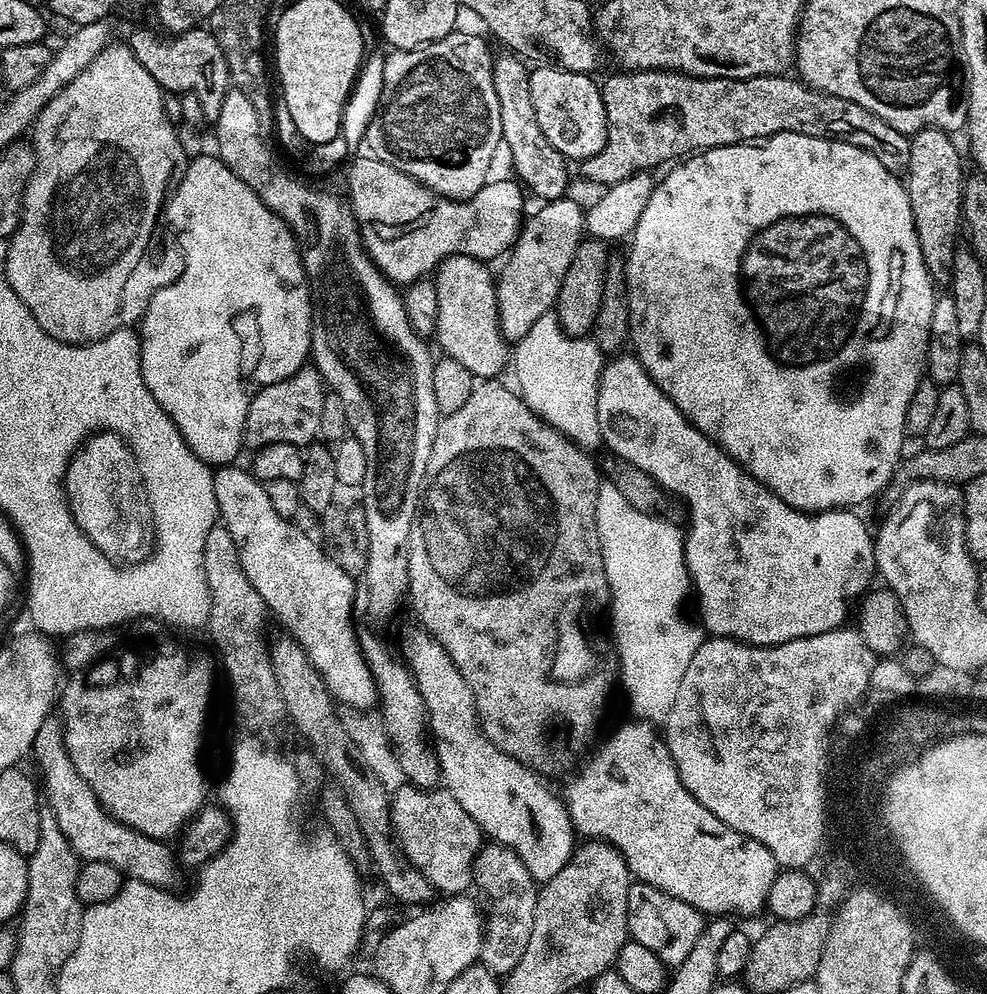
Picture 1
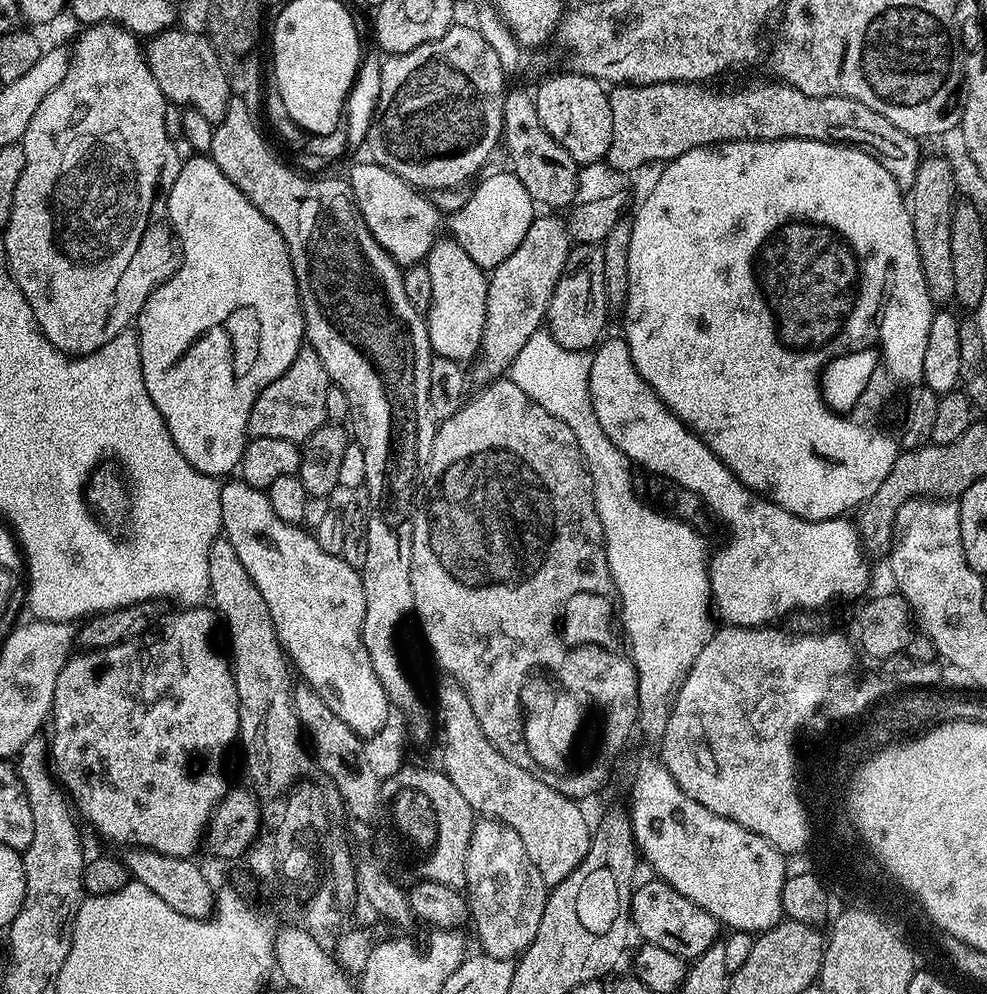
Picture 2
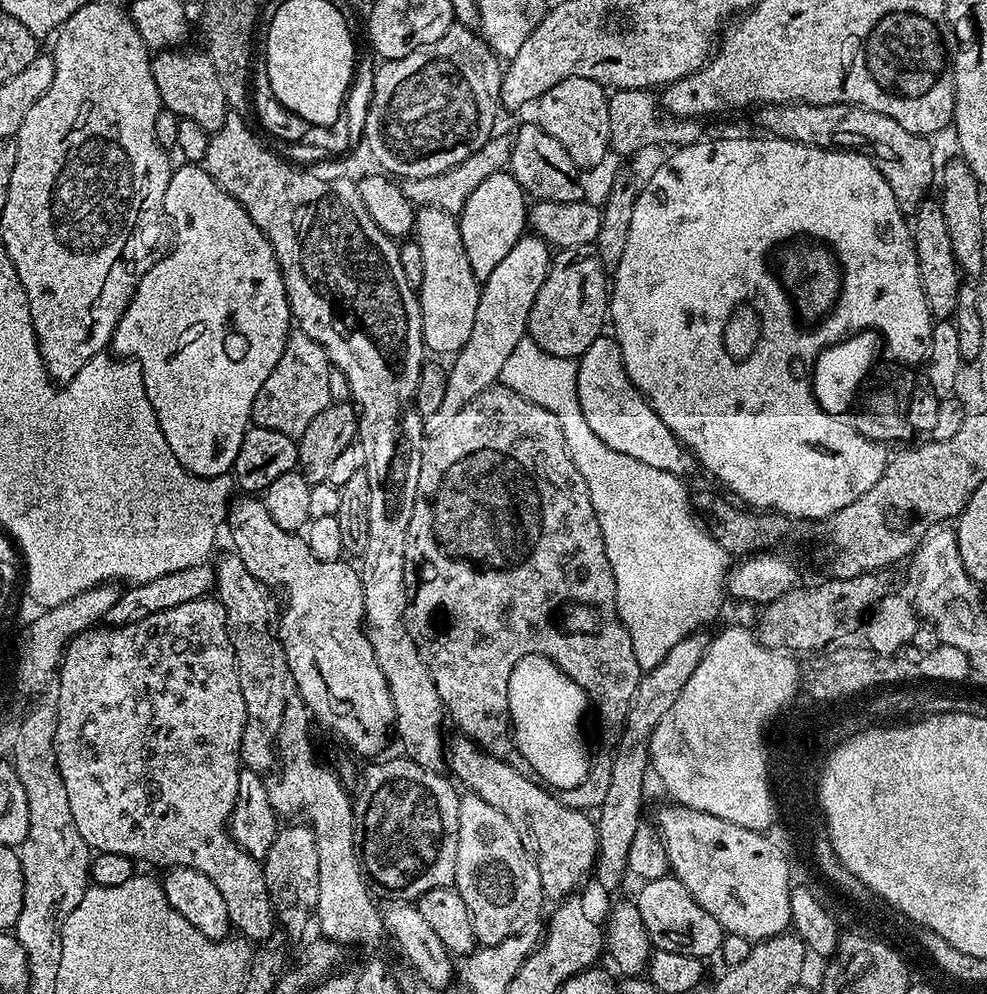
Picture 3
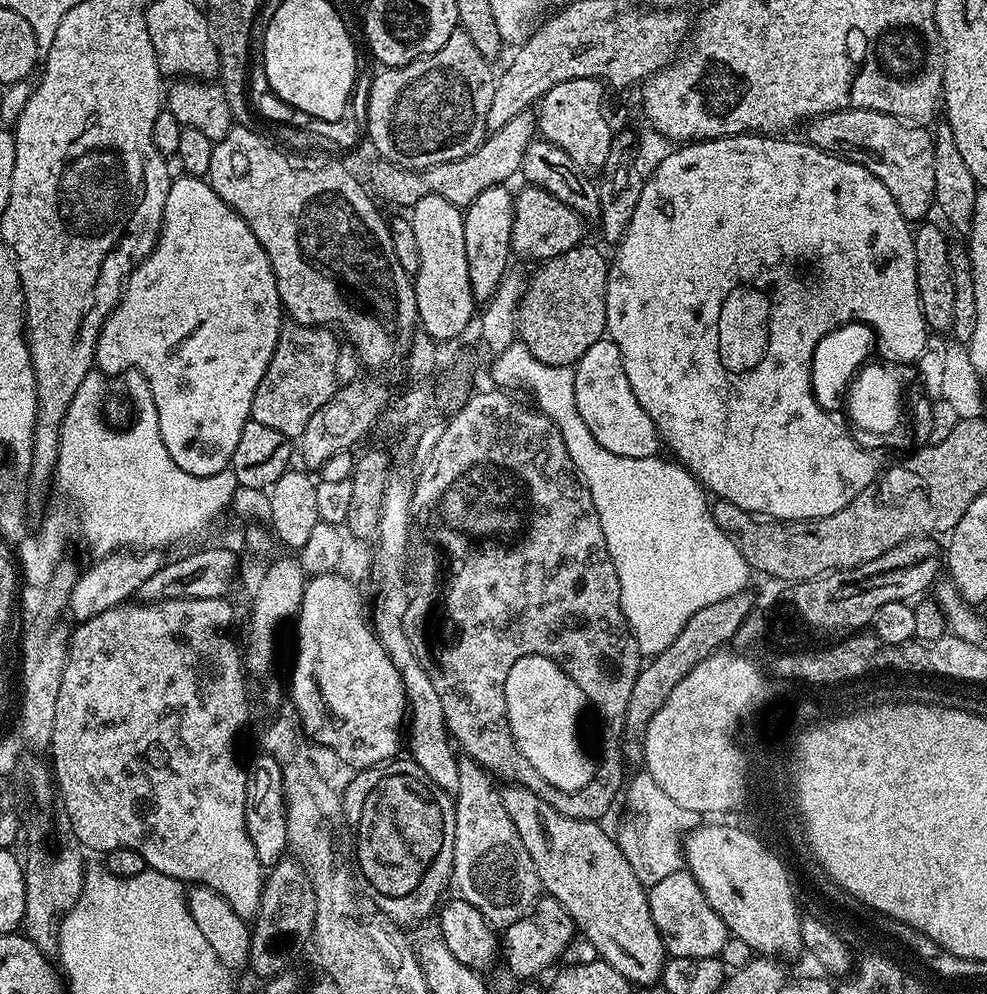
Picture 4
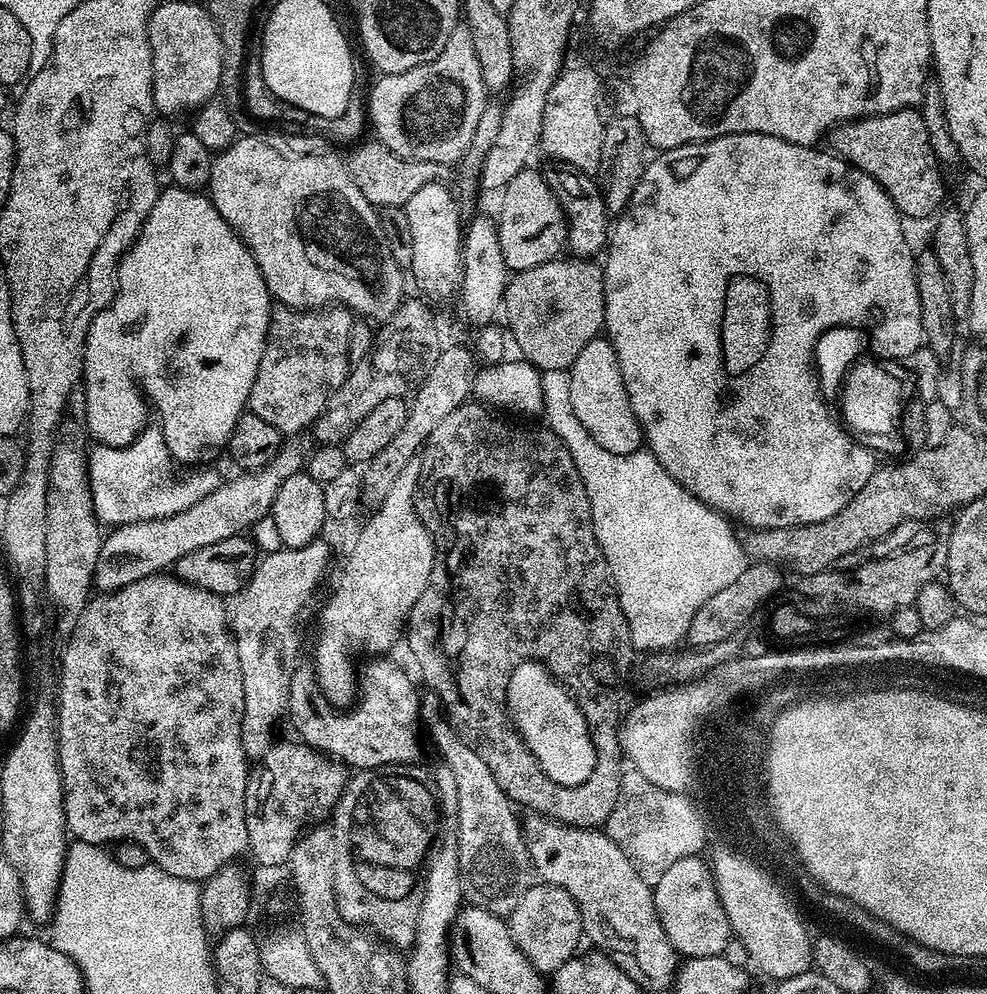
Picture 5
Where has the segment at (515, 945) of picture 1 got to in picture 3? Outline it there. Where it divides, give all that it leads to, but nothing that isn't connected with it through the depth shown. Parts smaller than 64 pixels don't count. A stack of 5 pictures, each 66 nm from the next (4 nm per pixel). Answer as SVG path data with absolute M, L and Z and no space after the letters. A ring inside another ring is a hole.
M471 794L461 795L460 798L457 874L454 887L462 902L466 902L466 910L470 910L477 941L484 946L498 944L511 936L527 933L528 927L539 918L546 903L536 861L528 853L526 846L522 846L522 838L518 838L518 830L514 830L510 818L506 818L502 810L494 810L490 802Z

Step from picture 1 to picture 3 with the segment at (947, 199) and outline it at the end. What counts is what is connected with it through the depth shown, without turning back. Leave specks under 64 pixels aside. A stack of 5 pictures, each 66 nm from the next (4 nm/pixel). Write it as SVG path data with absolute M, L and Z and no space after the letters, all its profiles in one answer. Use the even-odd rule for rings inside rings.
M925 198L916 209L914 219L911 221L910 227L914 250L918 258L922 294L926 294L926 306L933 318L946 320L956 313L962 273L954 258L954 246L950 246L950 234L946 230L946 218L940 209L939 199Z

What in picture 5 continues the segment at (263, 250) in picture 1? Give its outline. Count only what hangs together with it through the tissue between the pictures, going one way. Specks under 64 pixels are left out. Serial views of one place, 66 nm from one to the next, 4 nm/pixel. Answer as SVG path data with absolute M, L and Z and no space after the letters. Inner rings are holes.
M168 186L159 193L157 198L157 202L154 204L153 209L150 210L149 216L145 220L145 224L141 226L140 235L133 242L131 248L124 253L124 256L119 260L118 273L115 276L115 295L108 305L105 306L104 309L101 310L100 313L97 314L95 318L90 322L89 332L86 334L85 338L85 348L83 350L83 366L84 366L84 374L82 377L82 392L84 388L84 420L88 423L88 428L86 427L86 432L89 437L92 436L96 439L96 442L99 442L105 448L124 448L127 444L133 444L137 438L138 433L146 427L149 423L150 417L147 416L144 412L136 412L132 416L132 428L128 428L124 432L124 436L116 436L116 380L133 380L134 383L140 384L140 388L145 392L146 395L152 399L152 404L156 407L156 412L160 417L158 417L158 422L164 430L164 441L166 442L166 446L168 447L168 452L172 454L172 459L175 461L177 465L180 464L198 464L194 466L204 466L207 460L212 460L215 458L219 452L223 453L228 446L228 439L234 434L234 426L238 422L238 418L241 414L245 412L248 408L248 399L250 398L250 390L254 386L254 378L258 374L258 362L262 362L262 350L266 346L266 338L268 337L268 327L270 326L270 322L272 321L272 309L274 307L274 301L272 299L272 295L268 292L268 287L266 286L266 282L262 278L262 274L260 273L260 267L254 262L254 258L252 257L251 250L243 244L240 240L240 235L238 235L233 228L228 225L226 222L226 218L222 218L222 214L218 212L216 207L212 204L211 199L207 195L201 194L199 191L190 189L190 188L177 188L175 186Z

